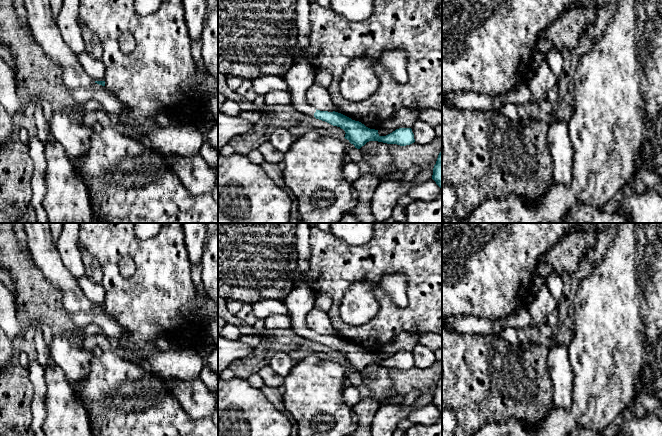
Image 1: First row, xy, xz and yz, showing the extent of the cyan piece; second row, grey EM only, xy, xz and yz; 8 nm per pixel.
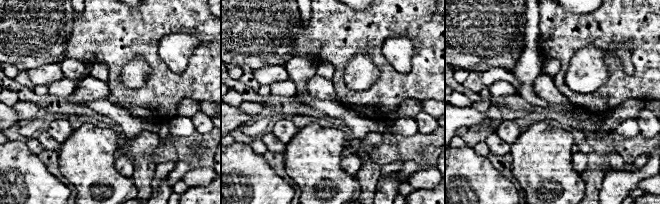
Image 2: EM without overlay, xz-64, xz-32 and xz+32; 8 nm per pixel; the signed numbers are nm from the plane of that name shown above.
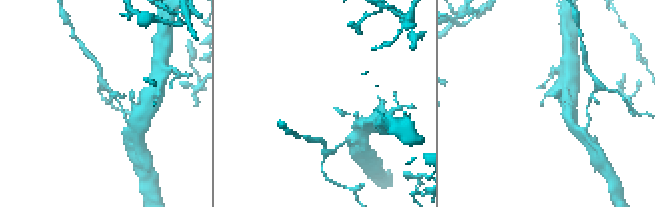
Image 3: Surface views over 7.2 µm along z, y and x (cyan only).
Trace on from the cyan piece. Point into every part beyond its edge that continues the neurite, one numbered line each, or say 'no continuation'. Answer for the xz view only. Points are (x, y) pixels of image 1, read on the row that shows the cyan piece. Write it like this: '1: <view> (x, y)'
1: xz (301, 75)

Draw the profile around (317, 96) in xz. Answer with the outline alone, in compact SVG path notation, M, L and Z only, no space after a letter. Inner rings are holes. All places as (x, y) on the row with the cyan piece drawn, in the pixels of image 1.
M317 84L310 86L306 91L306 100L309 105L317 110L340 113L331 99L328 88Z

